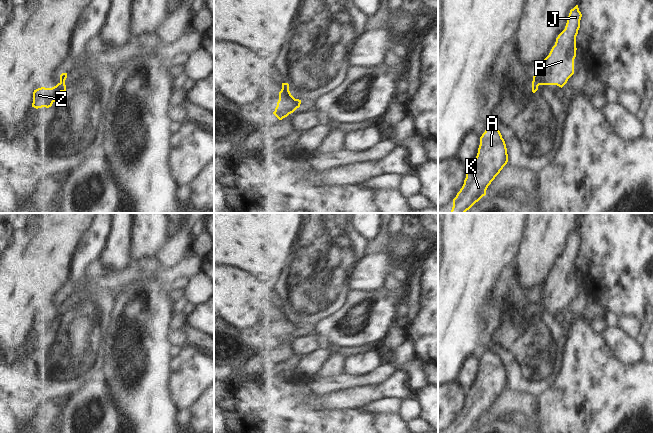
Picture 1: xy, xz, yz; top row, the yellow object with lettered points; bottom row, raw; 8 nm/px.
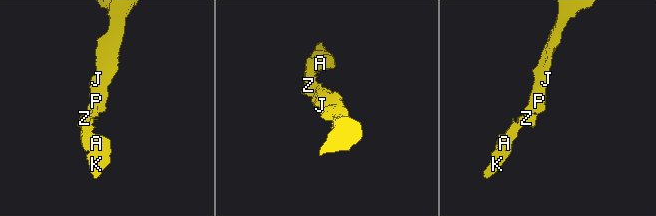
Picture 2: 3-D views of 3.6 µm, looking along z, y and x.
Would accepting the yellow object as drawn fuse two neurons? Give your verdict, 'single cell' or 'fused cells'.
single cell

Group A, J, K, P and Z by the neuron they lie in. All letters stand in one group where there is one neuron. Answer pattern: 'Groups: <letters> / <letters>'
Groups: A J K P Z

